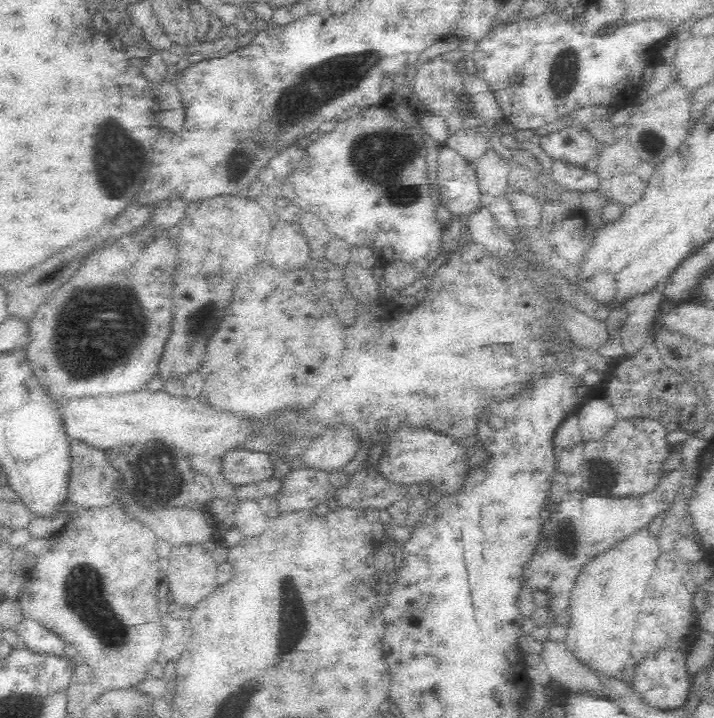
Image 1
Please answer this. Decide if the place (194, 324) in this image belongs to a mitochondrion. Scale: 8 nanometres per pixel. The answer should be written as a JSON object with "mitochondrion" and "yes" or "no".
{"mitochondrion":"yes"}

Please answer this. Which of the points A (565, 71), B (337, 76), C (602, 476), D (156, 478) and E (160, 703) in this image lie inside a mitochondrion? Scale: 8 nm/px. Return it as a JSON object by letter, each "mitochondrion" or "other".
{"A":"mitochondrion","B":"mitochondrion","C":"mitochondrion","D":"mitochondrion","E":"other"}

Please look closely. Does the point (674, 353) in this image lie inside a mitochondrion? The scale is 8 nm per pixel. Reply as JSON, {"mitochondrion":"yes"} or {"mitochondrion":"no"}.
{"mitochondrion":"no"}

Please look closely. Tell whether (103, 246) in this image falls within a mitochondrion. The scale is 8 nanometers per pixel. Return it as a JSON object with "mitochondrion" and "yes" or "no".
{"mitochondrion":"no"}

